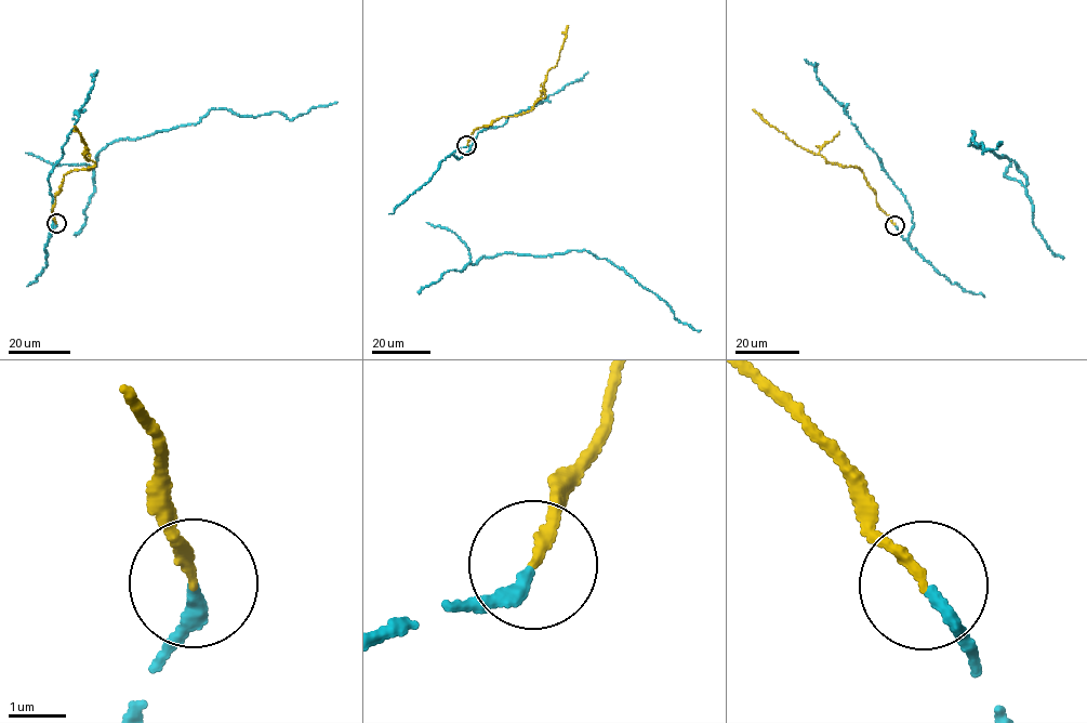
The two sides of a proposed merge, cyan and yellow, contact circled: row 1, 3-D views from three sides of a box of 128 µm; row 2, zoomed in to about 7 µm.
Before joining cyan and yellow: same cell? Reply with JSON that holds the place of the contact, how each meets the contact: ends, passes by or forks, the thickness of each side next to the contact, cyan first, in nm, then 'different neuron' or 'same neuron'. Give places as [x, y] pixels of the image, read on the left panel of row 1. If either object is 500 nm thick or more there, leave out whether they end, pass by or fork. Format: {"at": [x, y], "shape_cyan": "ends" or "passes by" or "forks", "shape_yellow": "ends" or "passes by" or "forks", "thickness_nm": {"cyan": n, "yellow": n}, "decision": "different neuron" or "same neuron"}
{"at": [56, 223], "shape_cyan": "ends", "shape_yellow": "ends", "thickness_nm": {"cyan": 240, "yellow": 170}, "decision": "same neuron"}

